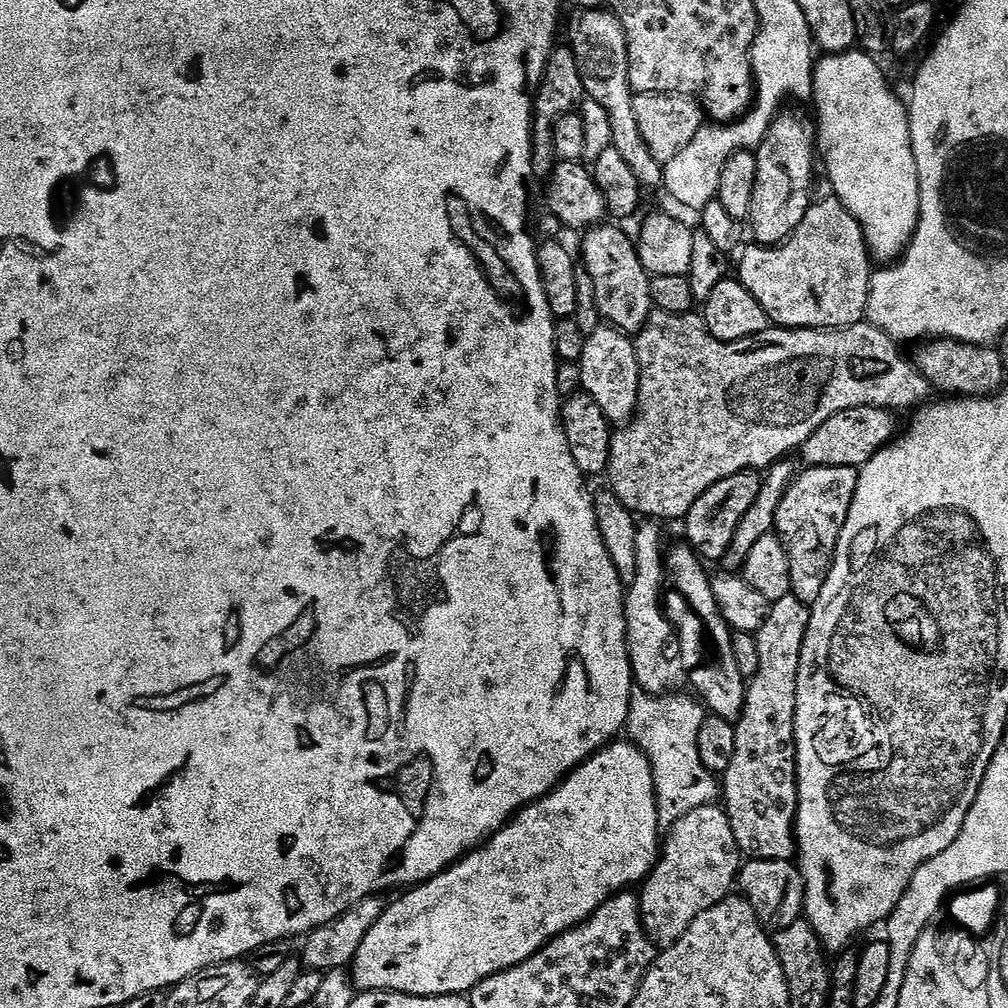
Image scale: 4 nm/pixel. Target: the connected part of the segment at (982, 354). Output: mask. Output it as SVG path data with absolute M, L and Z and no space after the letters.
M936 338L927 341L914 355L914 363L927 378L929 385L946 391L962 394L968 398L986 396L999 391L1004 380L1004 362L995 347L968 344L960 340Z

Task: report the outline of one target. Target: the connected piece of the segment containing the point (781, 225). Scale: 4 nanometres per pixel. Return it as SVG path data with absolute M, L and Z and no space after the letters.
M777 115L768 127L764 140L755 149L758 162L758 178L754 178L754 198L750 198L750 214L747 223L752 224L756 235L755 243L760 246L779 246L791 236L792 231L806 216L808 205L813 203L812 196L812 152L814 156L814 136L796 116Z

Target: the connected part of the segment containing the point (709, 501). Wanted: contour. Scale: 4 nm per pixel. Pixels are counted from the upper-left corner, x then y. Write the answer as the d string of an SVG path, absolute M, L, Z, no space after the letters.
M756 470L730 474L730 478L722 478L722 482L710 486L710 490L706 490L706 494L702 494L698 502L694 502L686 517L689 540L687 543L701 561L723 561L726 550L734 538L734 530L738 530L738 522L742 522L742 518L746 518L746 510L754 506L761 479L761 473Z

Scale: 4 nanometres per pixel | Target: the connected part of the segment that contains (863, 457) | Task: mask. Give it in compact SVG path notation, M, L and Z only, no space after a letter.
M851 408L834 414L832 418L826 418L810 438L806 438L804 445L799 448L798 456L809 468L863 468L874 454L878 454L883 448L892 443L896 432L896 420L891 411L886 408Z

